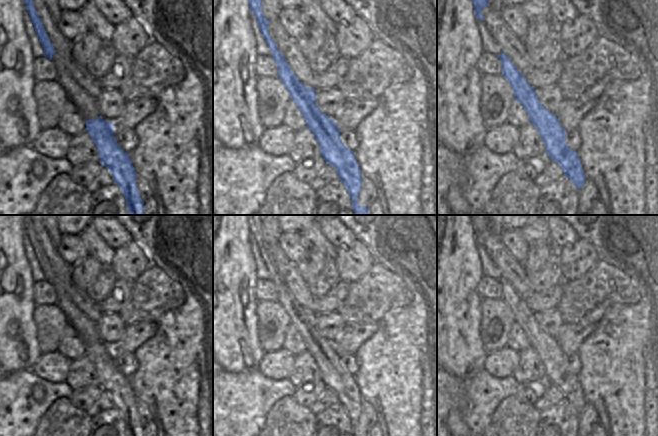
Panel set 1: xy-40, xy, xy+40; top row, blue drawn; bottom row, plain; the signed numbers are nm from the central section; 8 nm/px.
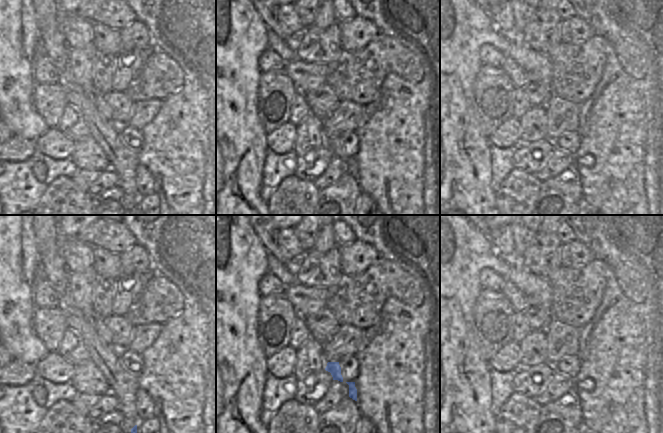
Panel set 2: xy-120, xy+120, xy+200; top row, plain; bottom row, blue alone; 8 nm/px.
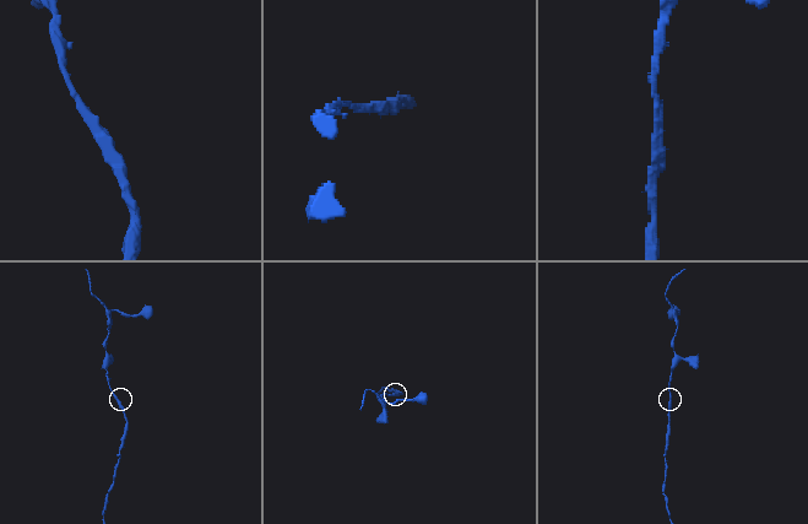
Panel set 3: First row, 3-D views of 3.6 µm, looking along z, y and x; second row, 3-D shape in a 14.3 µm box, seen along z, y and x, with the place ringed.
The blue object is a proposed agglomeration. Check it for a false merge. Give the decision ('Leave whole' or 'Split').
Leave whole.

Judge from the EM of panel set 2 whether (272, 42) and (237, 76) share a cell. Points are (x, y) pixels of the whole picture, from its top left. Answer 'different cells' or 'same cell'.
different cells

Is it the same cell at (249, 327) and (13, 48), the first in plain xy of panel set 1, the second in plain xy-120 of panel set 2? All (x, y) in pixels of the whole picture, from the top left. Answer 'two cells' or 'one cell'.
one cell

